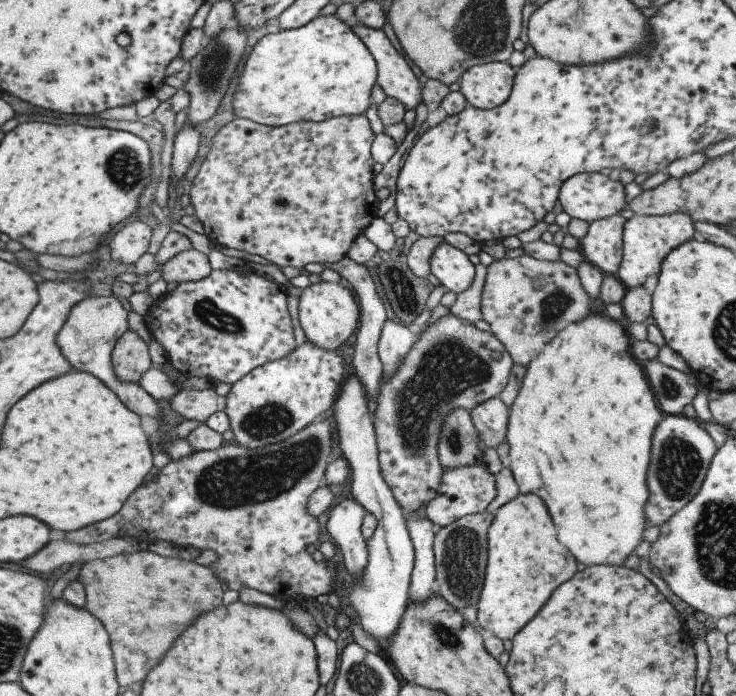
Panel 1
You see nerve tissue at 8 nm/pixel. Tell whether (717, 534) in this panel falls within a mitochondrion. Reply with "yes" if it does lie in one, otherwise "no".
yes

